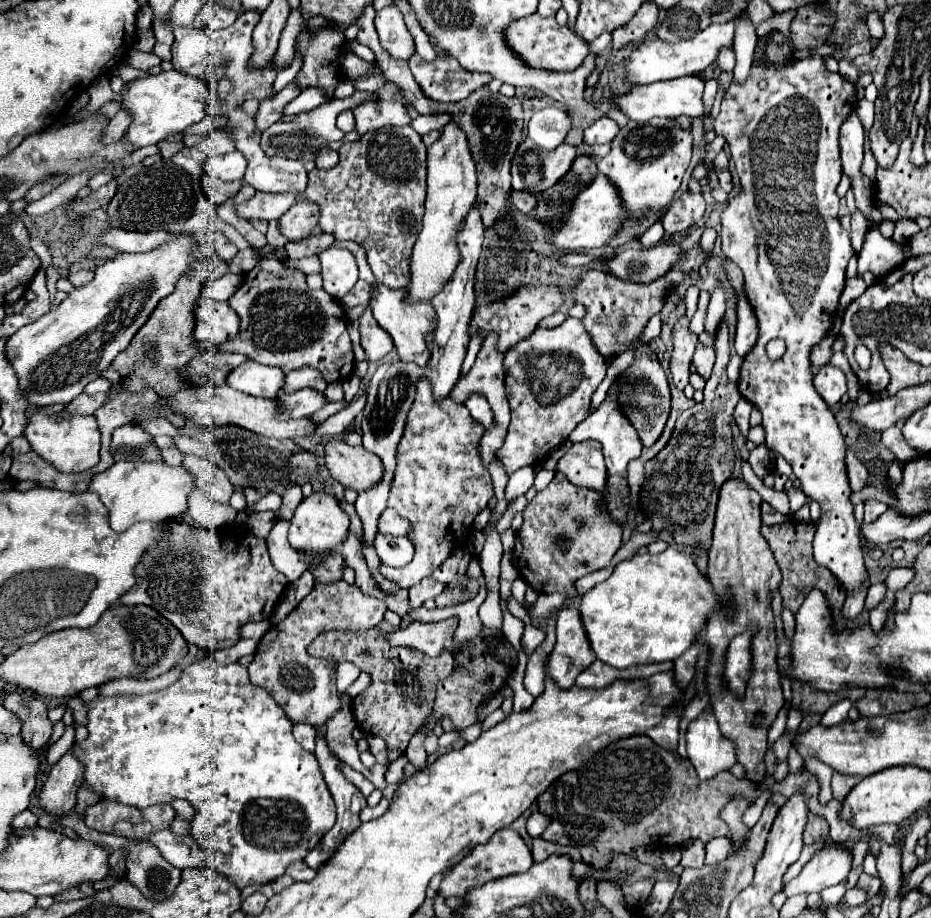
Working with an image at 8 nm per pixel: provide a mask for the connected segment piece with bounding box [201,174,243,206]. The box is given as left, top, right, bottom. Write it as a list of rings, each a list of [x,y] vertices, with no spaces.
[[[207,174],[201,176],[203,192],[211,200],[211,204],[215,204],[215,206],[219,206],[227,198],[233,198],[241,190],[241,184],[243,184],[241,180],[237,180],[237,182],[221,182],[221,180],[211,178]]]

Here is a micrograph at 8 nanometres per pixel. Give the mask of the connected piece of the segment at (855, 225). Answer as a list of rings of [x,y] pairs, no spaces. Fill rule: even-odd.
[[[853,214],[851,216],[851,242],[853,242],[855,252],[859,252],[861,248],[863,234],[865,234],[865,218],[861,214]]]

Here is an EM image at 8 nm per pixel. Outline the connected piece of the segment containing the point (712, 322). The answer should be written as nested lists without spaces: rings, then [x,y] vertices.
[[[719,282],[717,288],[715,288],[713,294],[711,294],[711,302],[709,302],[709,312],[707,312],[705,330],[711,332],[711,334],[715,334],[717,324],[719,324],[719,320],[723,318],[723,314],[725,314],[725,288],[723,288],[723,284]]]

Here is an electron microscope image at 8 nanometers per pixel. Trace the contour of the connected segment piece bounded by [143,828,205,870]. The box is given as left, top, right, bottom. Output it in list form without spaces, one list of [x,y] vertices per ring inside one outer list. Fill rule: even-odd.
[[[163,828],[163,830],[153,832],[143,842],[159,848],[161,856],[169,864],[173,864],[181,870],[183,868],[201,868],[203,866],[205,852],[201,852],[201,848],[197,848],[197,844],[193,842],[191,836],[177,836],[169,828]]]

